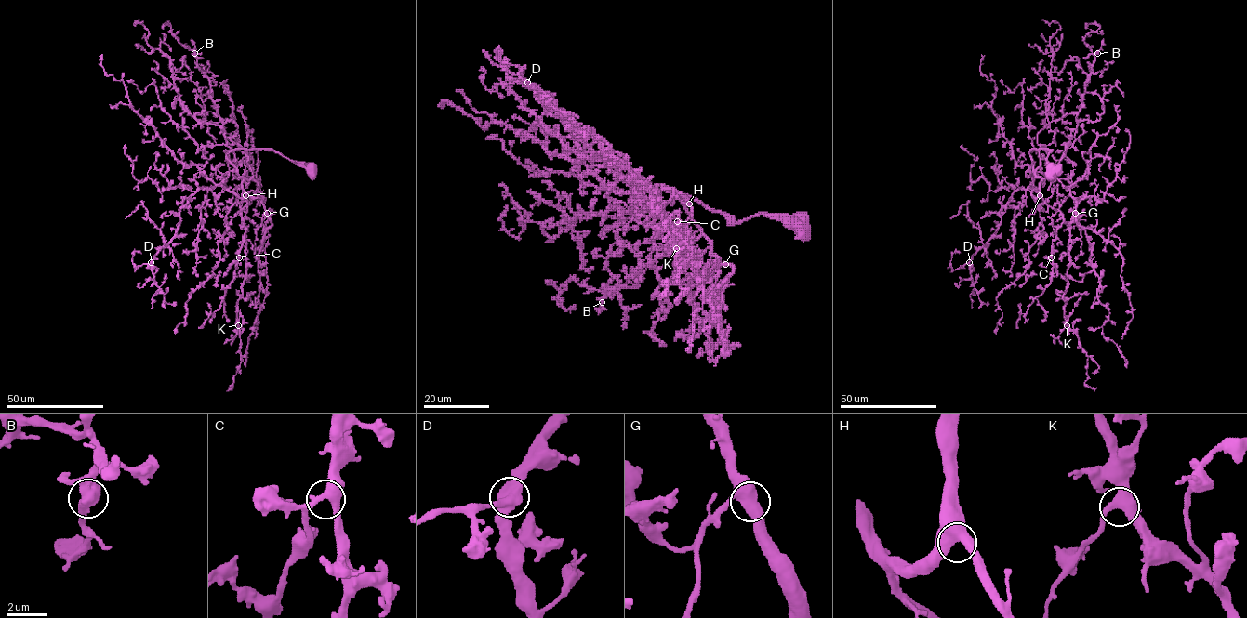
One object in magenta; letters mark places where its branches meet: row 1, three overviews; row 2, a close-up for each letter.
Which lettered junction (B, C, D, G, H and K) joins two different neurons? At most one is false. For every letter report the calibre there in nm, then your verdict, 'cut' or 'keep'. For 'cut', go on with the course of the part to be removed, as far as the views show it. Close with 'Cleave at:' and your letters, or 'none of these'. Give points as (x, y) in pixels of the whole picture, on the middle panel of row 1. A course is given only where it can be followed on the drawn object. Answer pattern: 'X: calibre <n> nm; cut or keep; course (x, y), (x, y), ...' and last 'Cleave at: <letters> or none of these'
B: calibre 500 nm; keep
C: calibre 480 nm; keep
D: calibre 500 nm; keep
G: calibre 480 nm; keep
H: calibre 500 nm; keep
K: calibre 440 nm; keep
Cleave at: none of these

